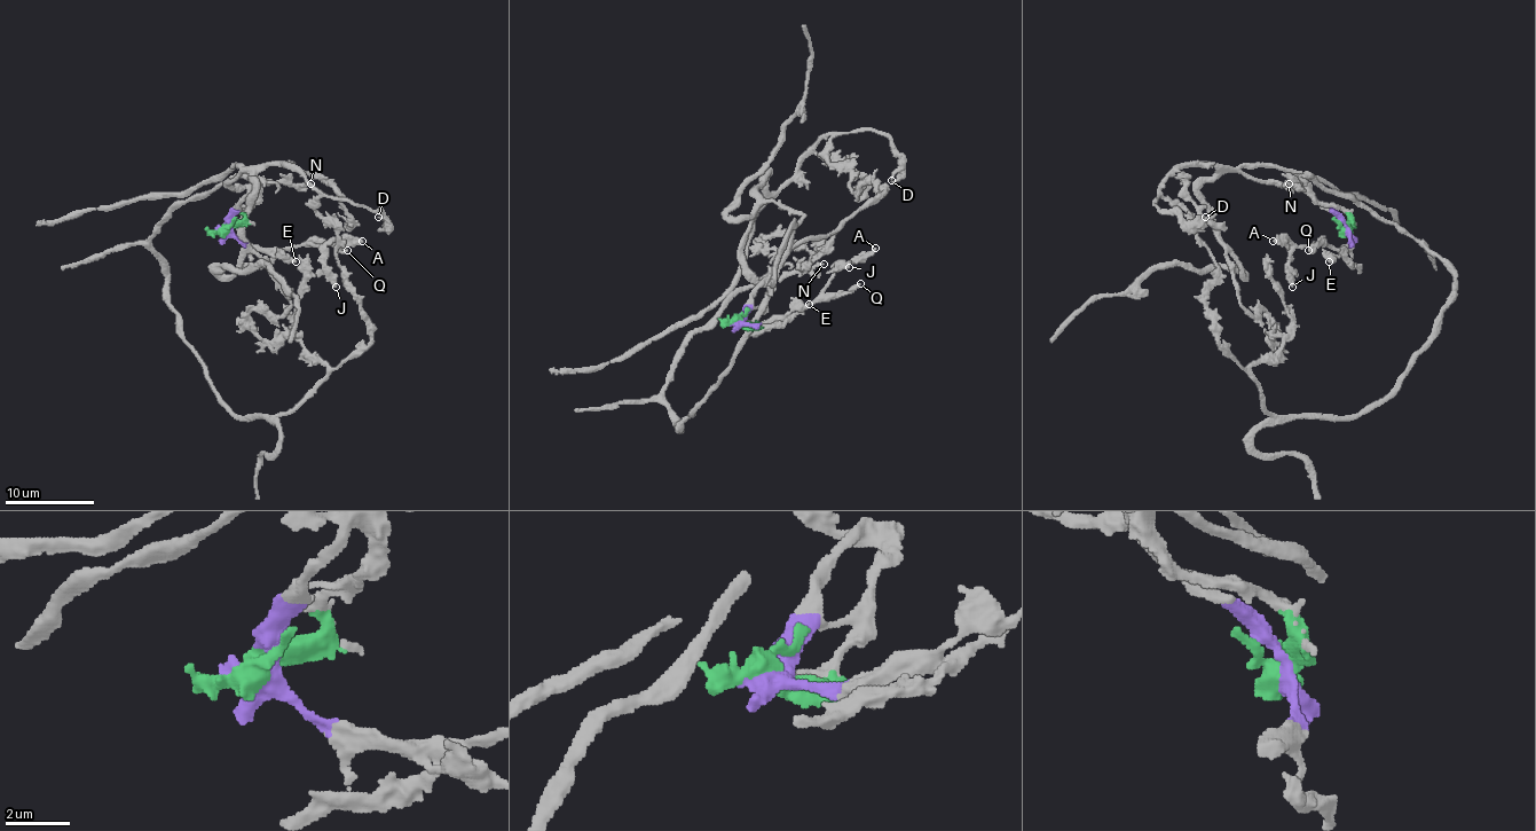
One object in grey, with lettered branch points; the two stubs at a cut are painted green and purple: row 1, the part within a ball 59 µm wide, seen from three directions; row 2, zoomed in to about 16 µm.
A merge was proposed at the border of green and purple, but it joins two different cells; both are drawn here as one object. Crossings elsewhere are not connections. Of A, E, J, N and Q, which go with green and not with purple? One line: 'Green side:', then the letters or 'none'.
Green side: N

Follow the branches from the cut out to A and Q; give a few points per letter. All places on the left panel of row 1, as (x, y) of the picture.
A: (225, 229), (243, 242), (262, 249), (325, 244), (330, 240), (363, 240)
Q: (225, 229), (243, 242), (262, 249), (338, 244), (347, 251)

